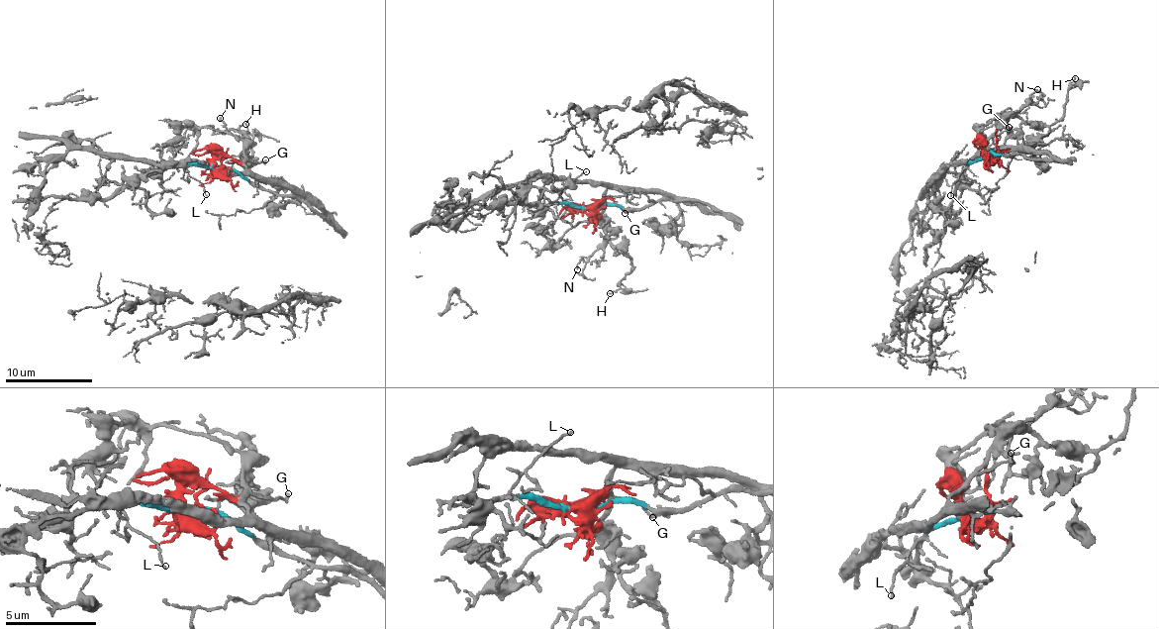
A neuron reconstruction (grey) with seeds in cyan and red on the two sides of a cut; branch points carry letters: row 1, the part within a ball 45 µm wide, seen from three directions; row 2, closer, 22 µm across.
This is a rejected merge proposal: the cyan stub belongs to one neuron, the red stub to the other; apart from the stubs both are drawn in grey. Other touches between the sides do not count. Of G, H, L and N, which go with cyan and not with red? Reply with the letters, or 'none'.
L

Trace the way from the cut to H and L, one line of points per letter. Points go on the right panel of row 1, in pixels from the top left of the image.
H: (988, 155), (982, 149), (984, 143), (1012, 117), (1051, 125), (1063, 116), (1075, 77)
L: (988, 155), (969, 162), (952, 186), (951, 196)

